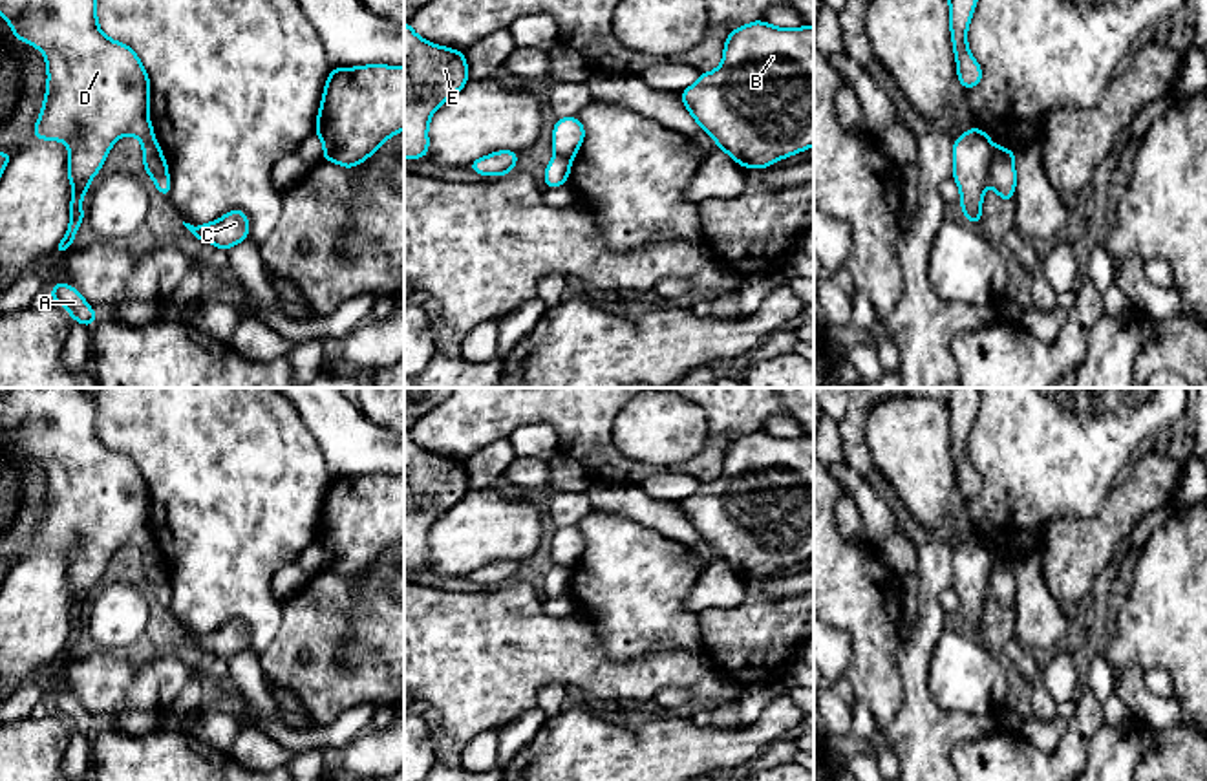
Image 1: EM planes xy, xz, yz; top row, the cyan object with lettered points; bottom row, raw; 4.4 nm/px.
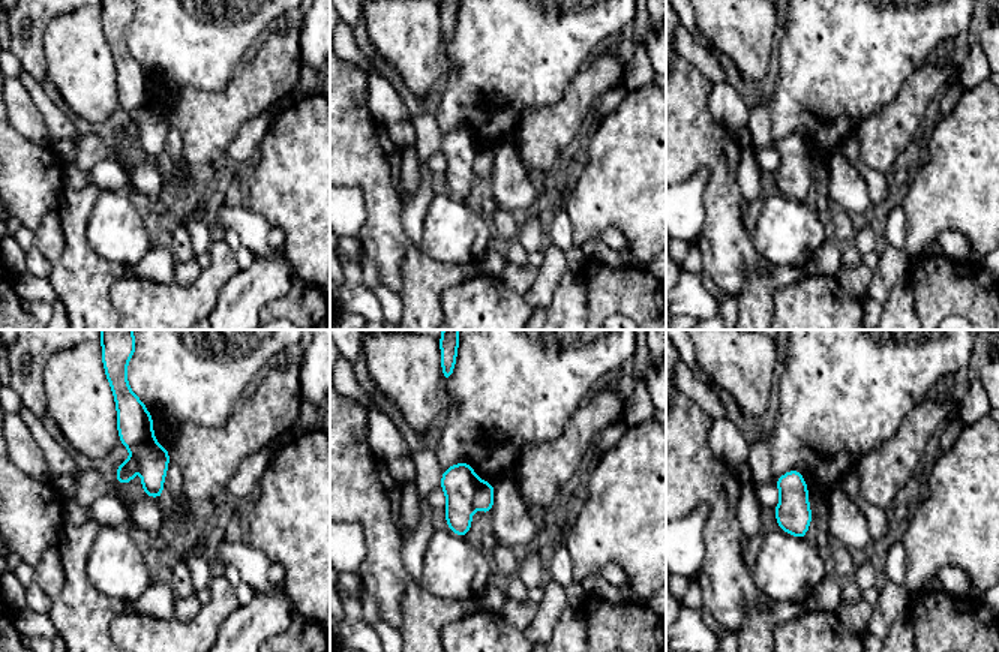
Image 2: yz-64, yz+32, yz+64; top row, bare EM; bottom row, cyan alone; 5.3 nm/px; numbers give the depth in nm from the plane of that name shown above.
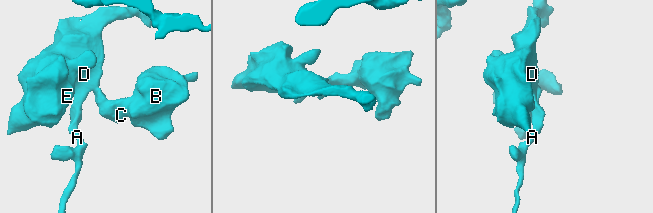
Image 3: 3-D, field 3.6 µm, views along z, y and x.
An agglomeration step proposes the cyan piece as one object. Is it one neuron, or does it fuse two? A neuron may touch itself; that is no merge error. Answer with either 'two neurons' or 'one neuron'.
two neurons

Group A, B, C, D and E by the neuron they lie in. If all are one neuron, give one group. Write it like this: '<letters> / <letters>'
A D E / B C

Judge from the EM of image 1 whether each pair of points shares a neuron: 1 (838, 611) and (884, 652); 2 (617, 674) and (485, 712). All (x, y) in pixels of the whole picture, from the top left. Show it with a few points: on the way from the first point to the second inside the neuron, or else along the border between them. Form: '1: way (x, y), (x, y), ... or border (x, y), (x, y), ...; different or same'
1: way (849, 617), (873, 641); same
2: way (584, 670), (527, 670), (518, 679); same

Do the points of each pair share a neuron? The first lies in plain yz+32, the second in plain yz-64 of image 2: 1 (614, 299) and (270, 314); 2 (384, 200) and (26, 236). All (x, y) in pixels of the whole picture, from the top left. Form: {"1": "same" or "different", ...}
{"1": "same", "2": "different"}

